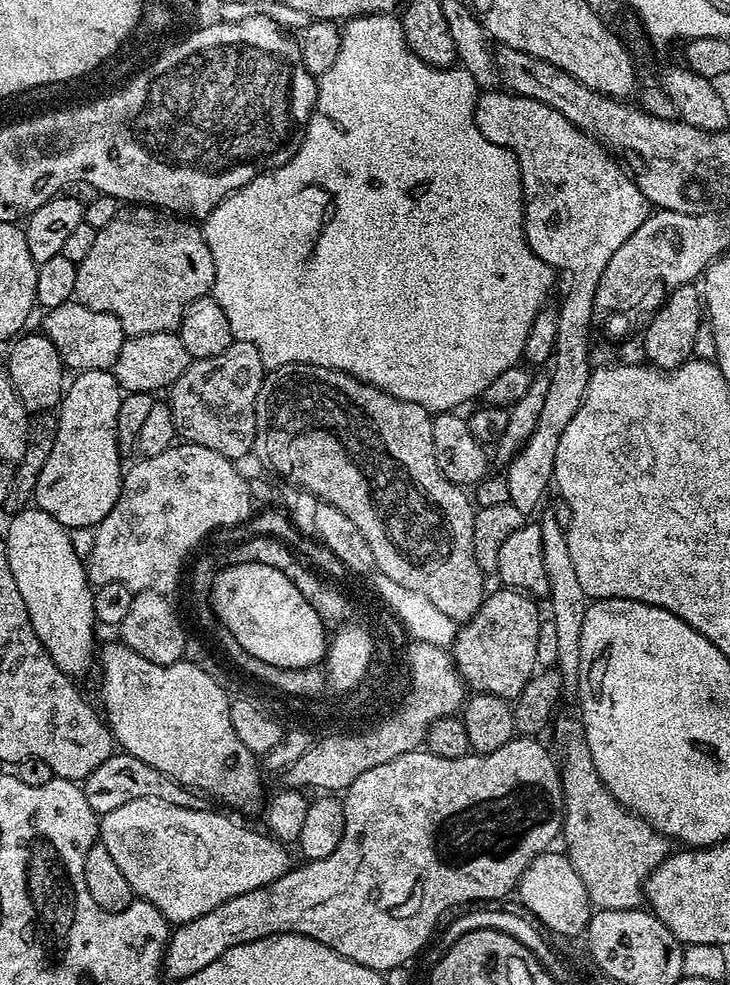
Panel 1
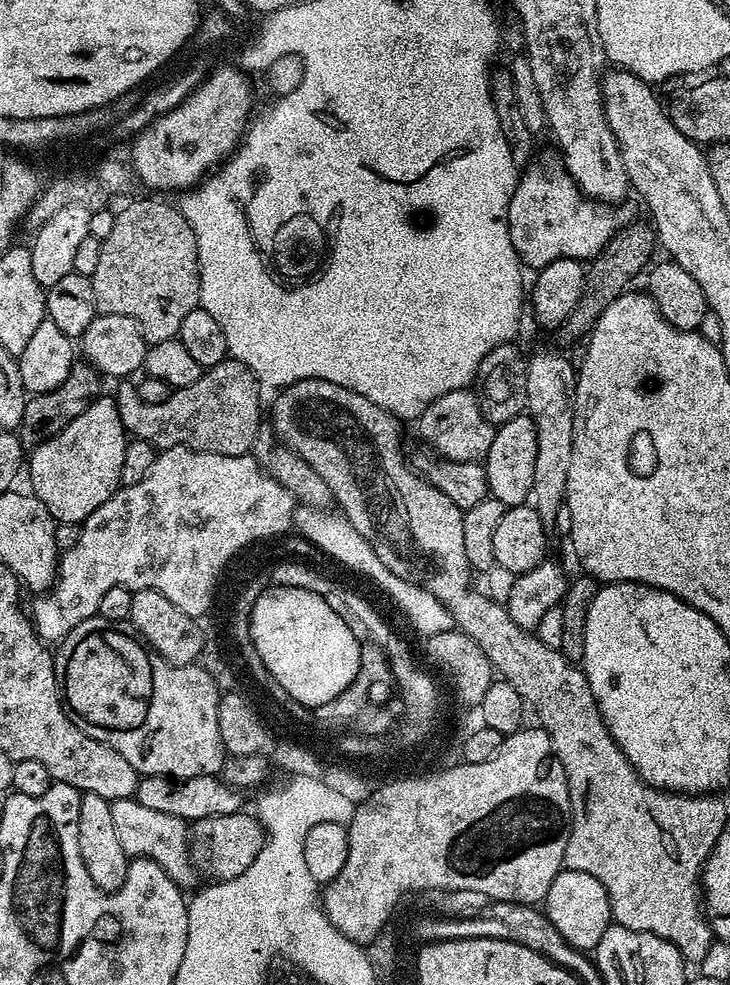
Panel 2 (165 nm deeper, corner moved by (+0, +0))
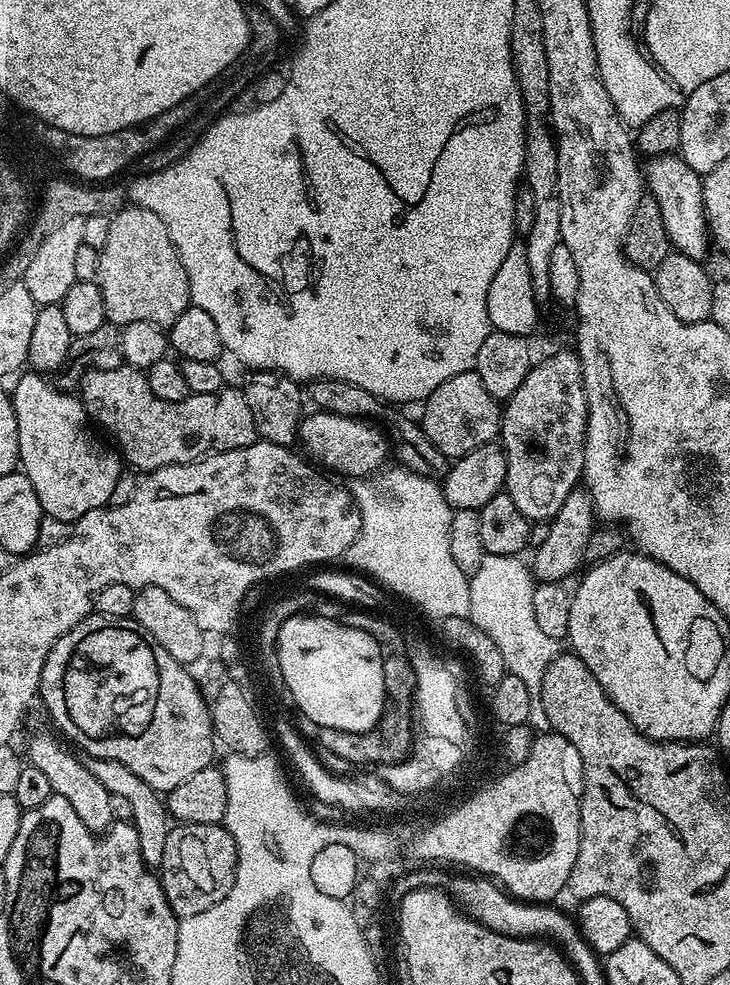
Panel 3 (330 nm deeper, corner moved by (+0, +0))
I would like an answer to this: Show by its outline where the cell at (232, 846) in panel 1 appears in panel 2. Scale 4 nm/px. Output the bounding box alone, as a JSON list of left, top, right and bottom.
[112,798,198,890]

